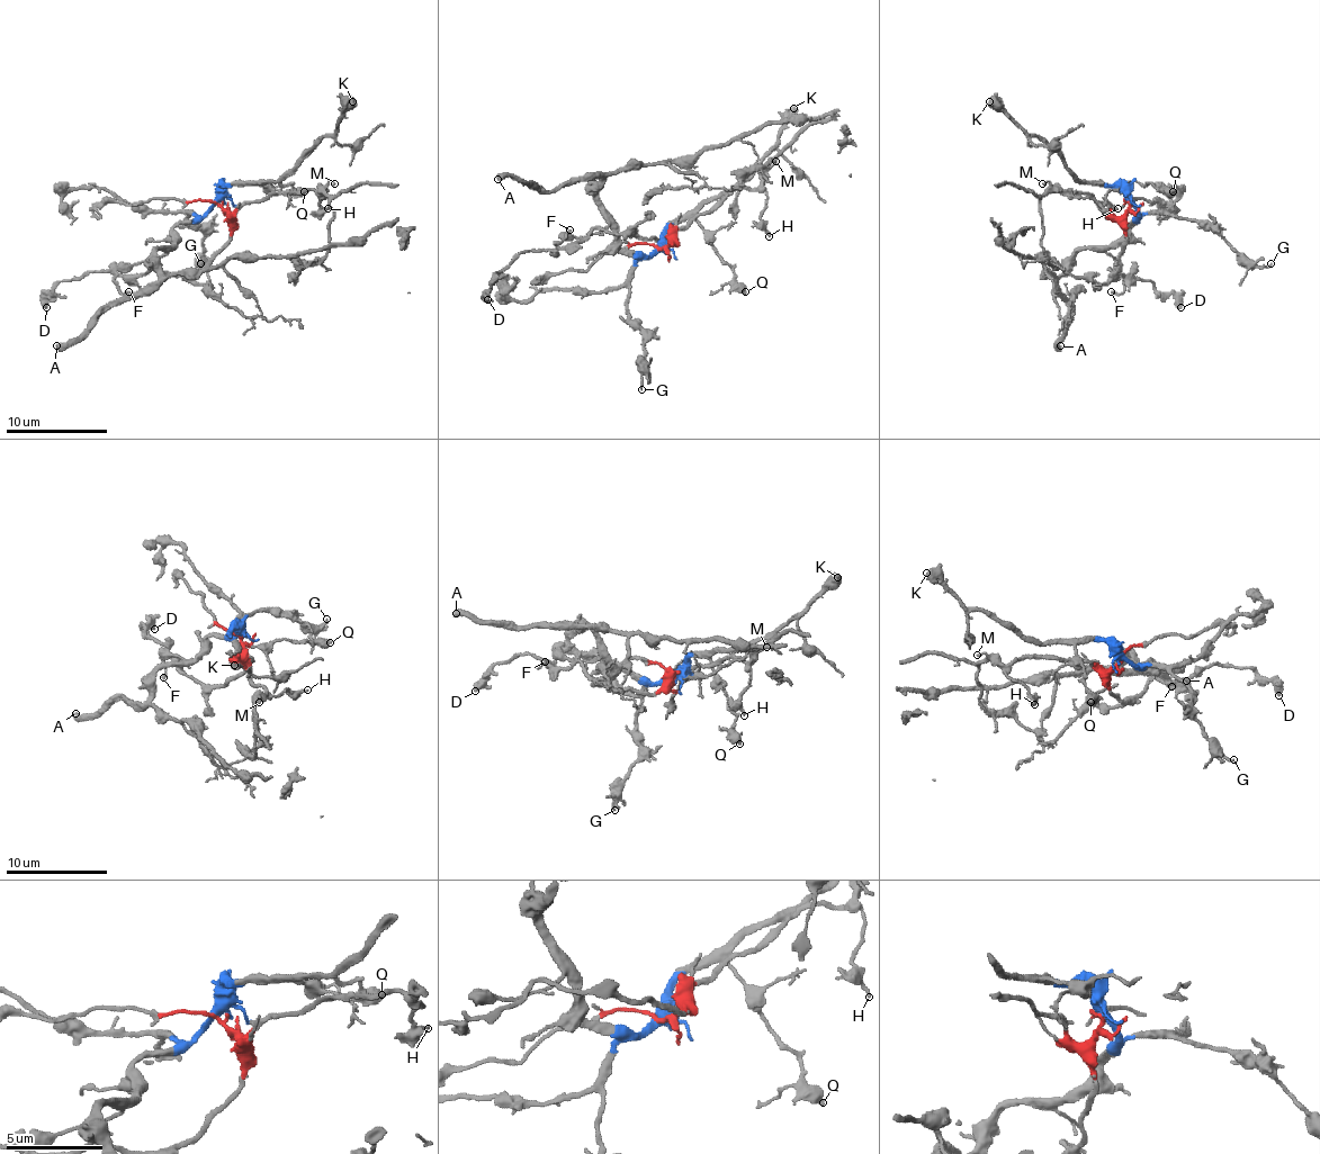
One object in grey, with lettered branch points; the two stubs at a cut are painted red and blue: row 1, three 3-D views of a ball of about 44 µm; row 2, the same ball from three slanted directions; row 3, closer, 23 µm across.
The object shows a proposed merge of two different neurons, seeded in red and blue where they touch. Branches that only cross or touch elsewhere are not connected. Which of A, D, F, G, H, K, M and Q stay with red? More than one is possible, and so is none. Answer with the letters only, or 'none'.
D, F, H, M

